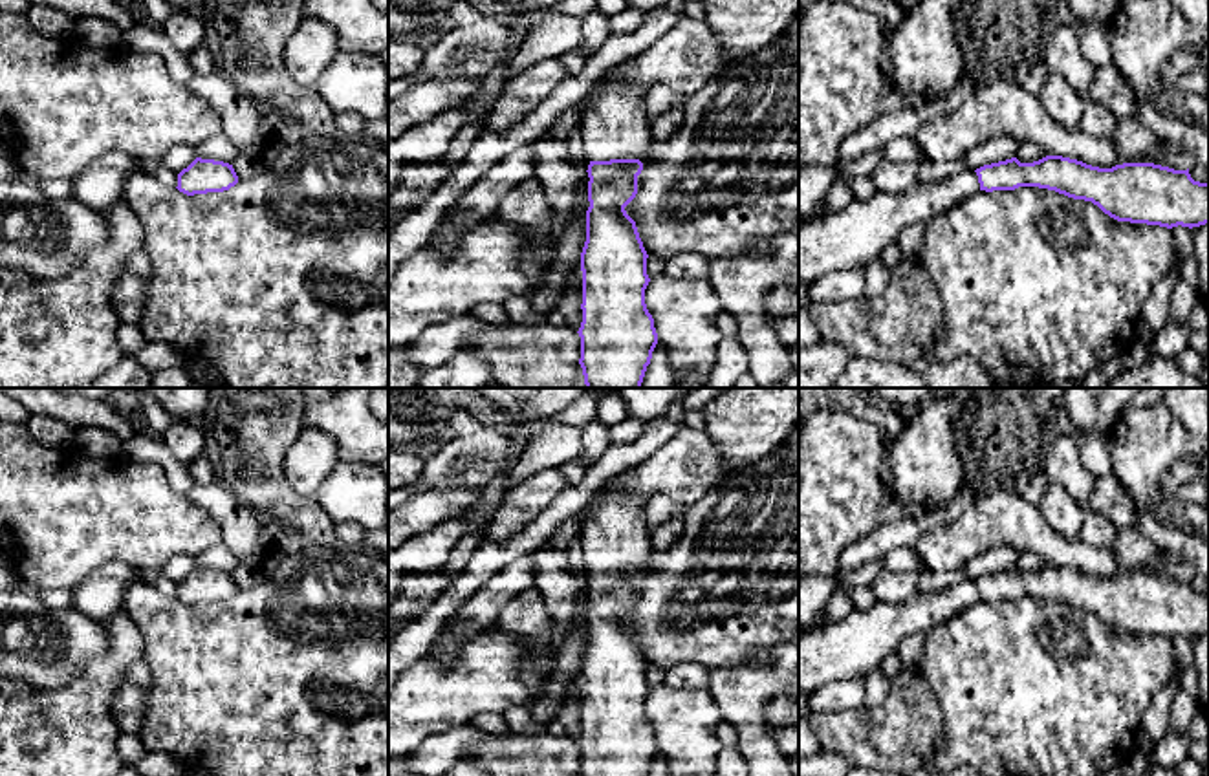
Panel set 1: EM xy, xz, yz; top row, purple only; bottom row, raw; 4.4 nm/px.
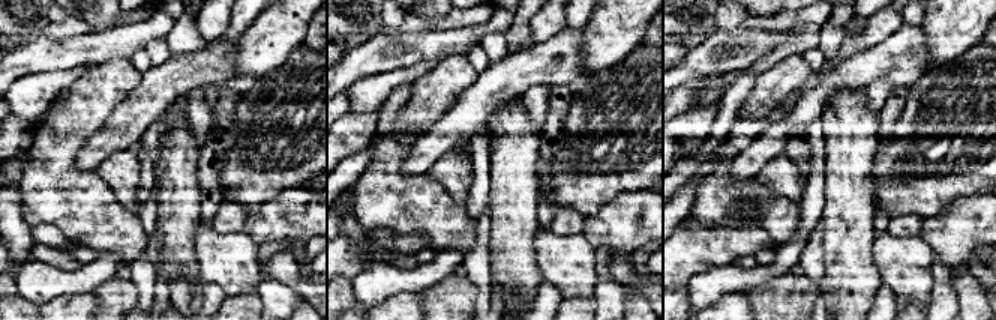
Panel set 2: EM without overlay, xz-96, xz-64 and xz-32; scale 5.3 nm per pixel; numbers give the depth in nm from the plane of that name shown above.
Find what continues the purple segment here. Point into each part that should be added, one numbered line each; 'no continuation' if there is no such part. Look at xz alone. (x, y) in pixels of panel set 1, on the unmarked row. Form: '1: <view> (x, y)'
1: xz (614, 535)

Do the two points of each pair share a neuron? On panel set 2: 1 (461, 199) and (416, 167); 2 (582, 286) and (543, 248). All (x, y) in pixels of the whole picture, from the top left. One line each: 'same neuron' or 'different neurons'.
1: different neurons
2: same neuron

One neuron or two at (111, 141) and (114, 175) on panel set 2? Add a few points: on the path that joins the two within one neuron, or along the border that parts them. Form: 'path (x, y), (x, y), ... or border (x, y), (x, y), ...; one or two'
border (132, 146), (113, 152), (102, 161); two

